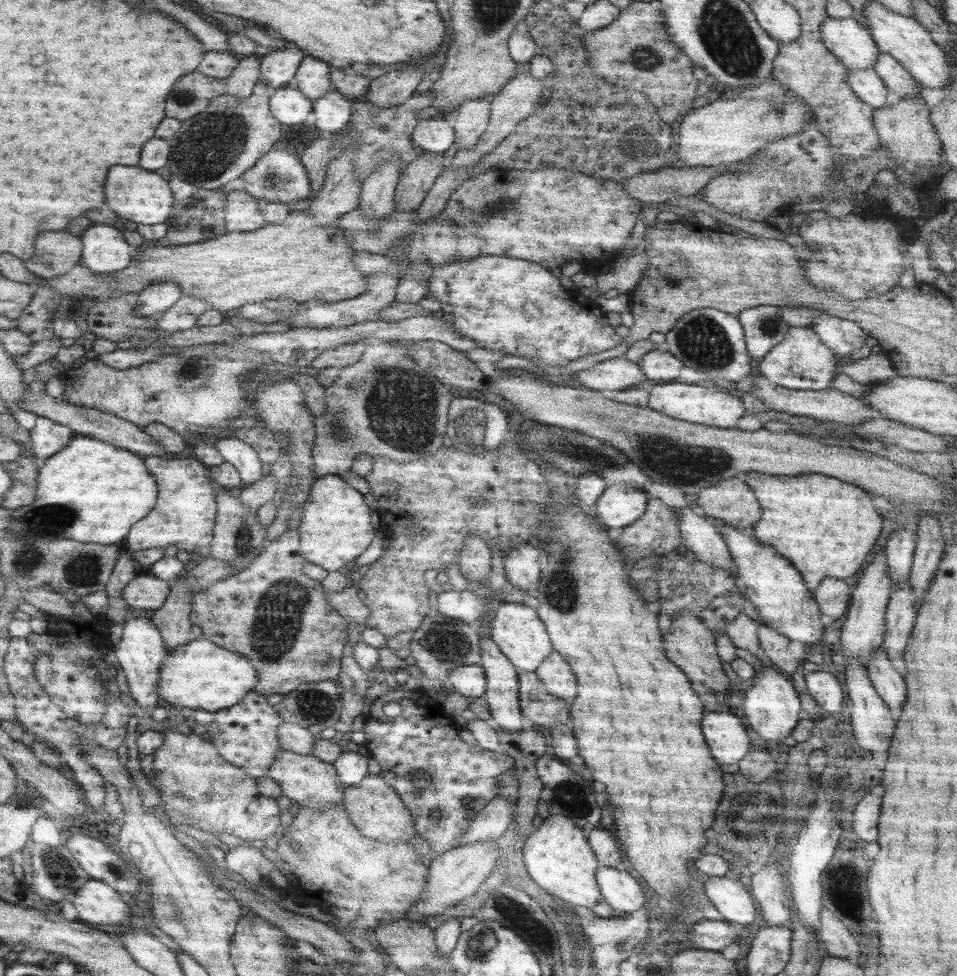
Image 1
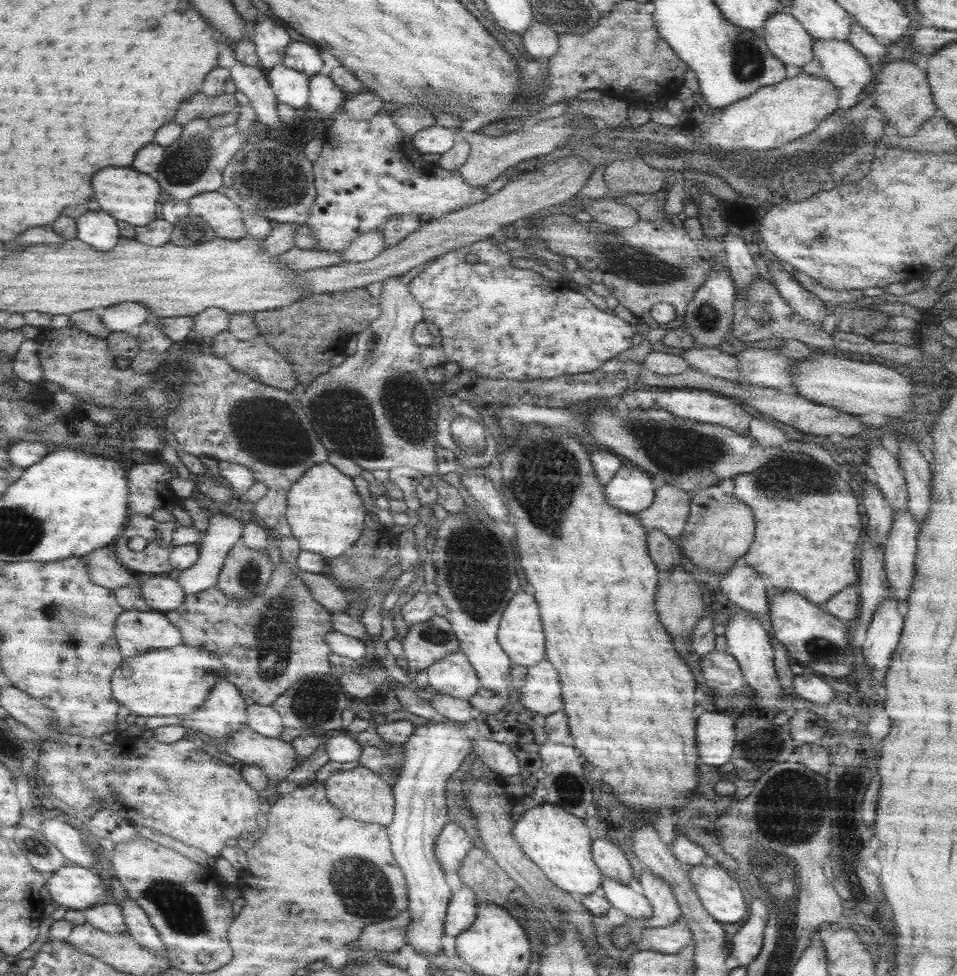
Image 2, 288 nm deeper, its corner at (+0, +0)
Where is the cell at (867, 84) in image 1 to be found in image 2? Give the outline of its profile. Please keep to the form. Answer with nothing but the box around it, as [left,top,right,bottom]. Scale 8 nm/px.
[813,40,871,90]

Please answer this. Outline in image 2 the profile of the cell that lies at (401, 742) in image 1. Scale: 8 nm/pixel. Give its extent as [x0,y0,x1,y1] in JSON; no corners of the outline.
[357,740,405,788]

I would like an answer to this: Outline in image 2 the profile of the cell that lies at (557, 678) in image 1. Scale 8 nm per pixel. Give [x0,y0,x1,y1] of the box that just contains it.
[519,660,563,716]

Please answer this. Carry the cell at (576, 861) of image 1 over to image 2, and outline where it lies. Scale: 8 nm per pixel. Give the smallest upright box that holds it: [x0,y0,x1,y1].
[513,804,611,916]

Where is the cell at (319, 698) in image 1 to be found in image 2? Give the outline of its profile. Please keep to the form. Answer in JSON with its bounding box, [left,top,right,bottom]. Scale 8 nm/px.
[271,674,347,736]

